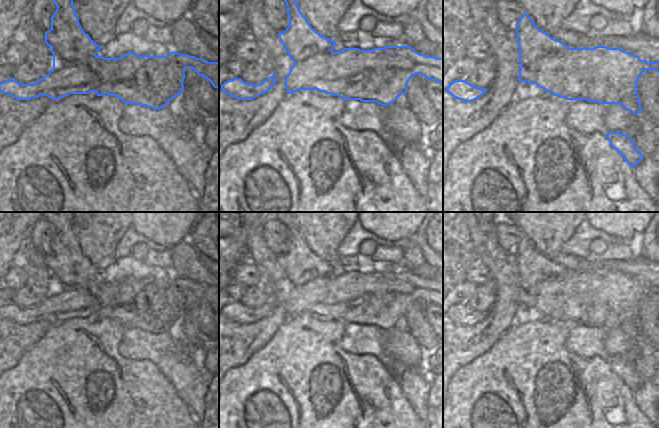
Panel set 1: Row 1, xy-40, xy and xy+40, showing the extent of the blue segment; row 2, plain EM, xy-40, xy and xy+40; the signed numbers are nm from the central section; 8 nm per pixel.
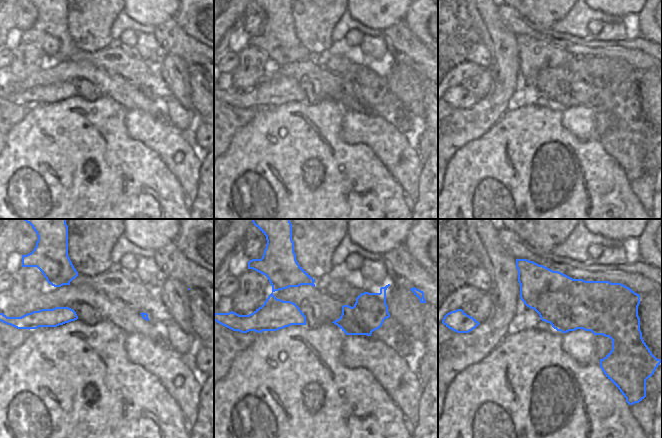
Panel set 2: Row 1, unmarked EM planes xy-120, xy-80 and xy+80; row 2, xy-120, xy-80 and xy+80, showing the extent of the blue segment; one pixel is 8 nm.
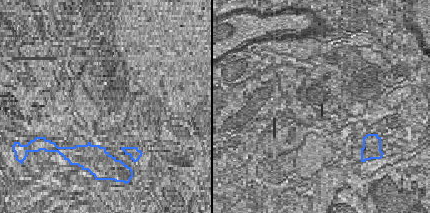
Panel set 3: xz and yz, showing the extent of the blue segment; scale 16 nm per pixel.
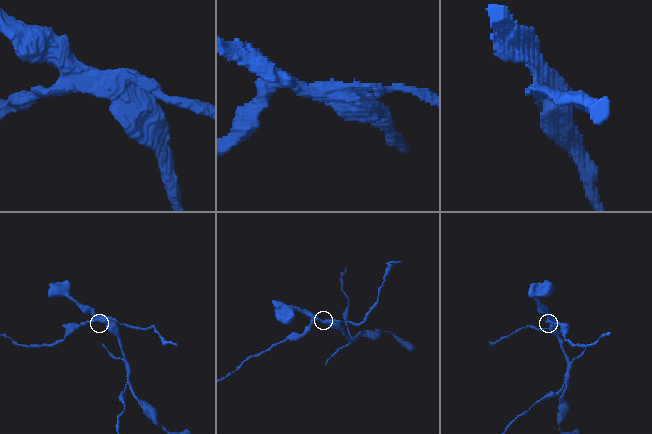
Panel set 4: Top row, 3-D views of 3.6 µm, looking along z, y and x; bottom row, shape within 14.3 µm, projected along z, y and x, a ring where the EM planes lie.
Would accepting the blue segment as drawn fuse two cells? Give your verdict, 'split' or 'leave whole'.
split

